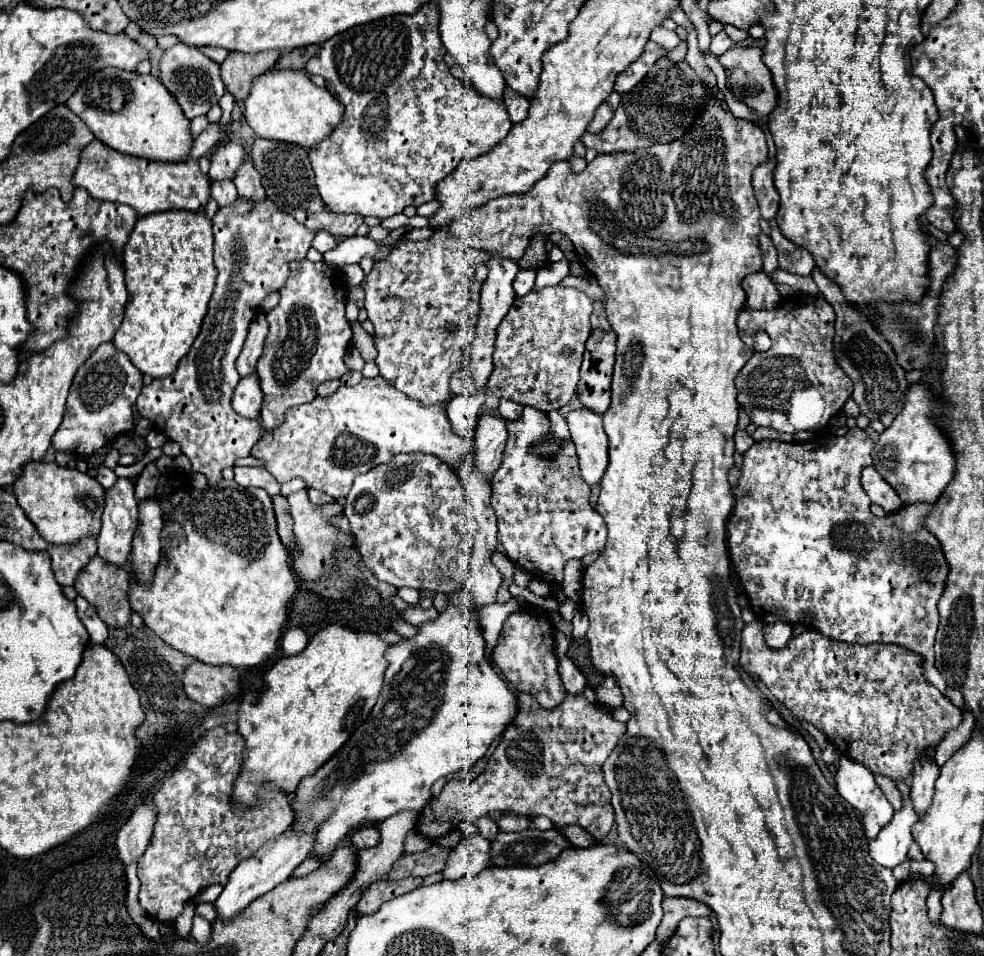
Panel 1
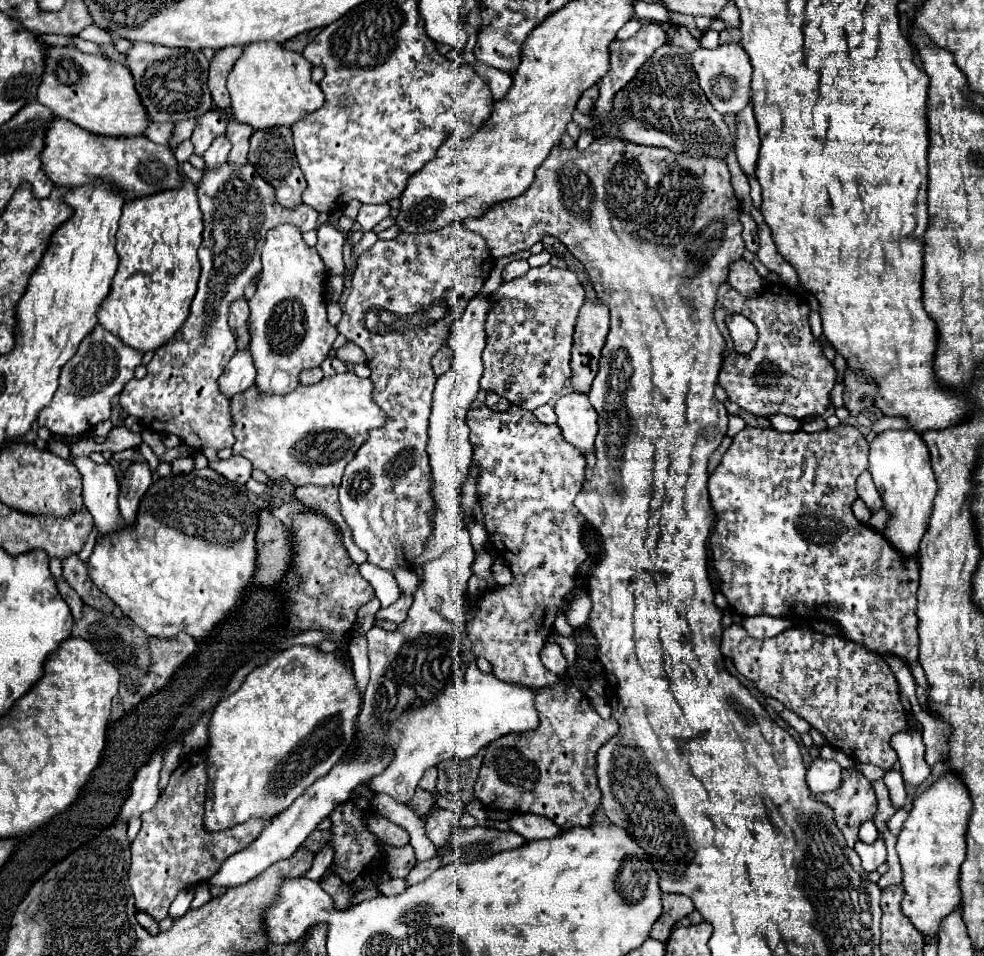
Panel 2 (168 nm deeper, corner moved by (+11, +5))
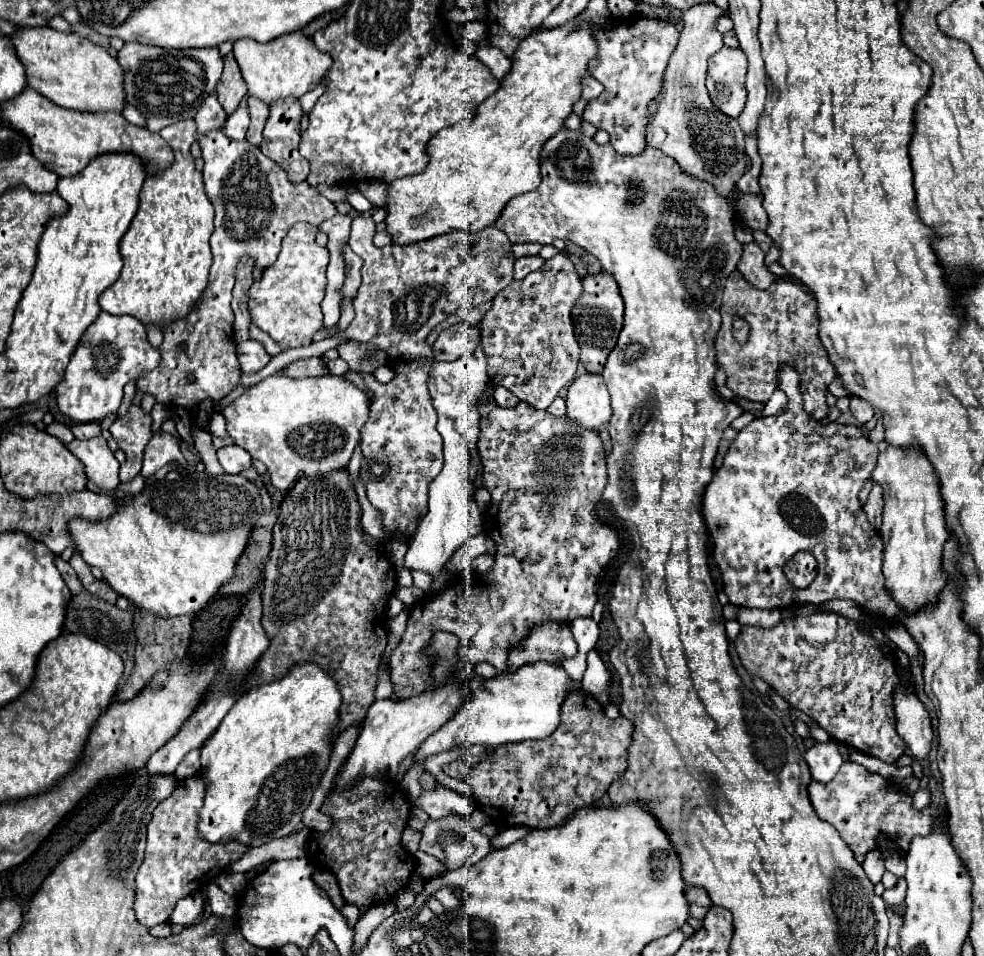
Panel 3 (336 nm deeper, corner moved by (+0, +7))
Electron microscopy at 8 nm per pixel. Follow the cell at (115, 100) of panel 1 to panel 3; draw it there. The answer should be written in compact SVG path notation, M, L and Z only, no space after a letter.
M22 27L12 43L26 67L28 85L56 105L72 111L88 113L120 113L124 111L124 71L106 47L96 45L76 33L60 33L52 27Z

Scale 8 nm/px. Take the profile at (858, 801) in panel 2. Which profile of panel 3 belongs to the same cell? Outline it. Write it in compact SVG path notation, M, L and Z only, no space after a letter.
M844 763L836 775L834 781L830 783L816 783L812 781L808 785L808 793L810 793L810 801L812 807L816 809L818 817L832 823L840 835L844 837L844 841L852 847L852 851L856 853L856 859L862 863L866 853L870 849L876 847L874 839L880 833L886 833L898 851L906 851L908 843L914 835L928 835L932 819L940 813L944 813L944 809L940 807L926 807L922 811L914 811L912 809L912 799L908 799L908 795L900 795L900 791L896 791L896 785L890 783L888 779L870 773L868 769L864 769L858 763Z

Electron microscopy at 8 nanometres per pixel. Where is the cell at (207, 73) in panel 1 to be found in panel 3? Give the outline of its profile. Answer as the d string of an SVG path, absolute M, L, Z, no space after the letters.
M126 43L120 53L118 61L124 67L124 83L128 103L134 105L148 121L150 131L160 131L166 125L192 119L204 99L212 95L216 83L222 75L222 57L218 49L162 49L150 47L142 43Z

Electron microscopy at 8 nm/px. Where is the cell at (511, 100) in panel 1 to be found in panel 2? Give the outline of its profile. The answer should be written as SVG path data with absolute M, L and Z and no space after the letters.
M477 61L477 65L473 65L473 69L483 81L487 81L495 99L501 99L509 91L509 85L511 85L511 75L509 73L505 73L501 69L487 67L487 65L481 65L481 61Z

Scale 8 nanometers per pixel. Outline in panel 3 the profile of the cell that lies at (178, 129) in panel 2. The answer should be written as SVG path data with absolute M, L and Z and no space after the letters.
M194 119L168 125L160 135L172 147L176 161L168 171L146 179L140 191L138 213L120 243L124 259L122 273L118 281L100 295L100 307L110 315L132 315L146 327L154 325L166 331L196 307L196 301L208 285L212 265L208 239L214 229L214 211L204 193L202 173L196 171L194 157L190 155L190 145L196 141Z

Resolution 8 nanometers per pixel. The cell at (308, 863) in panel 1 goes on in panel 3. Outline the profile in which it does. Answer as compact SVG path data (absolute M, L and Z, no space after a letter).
M406 827L404 833L402 833L402 845L404 845L410 853L416 853L416 851L418 851L418 843L420 843L420 833L414 831L412 827Z

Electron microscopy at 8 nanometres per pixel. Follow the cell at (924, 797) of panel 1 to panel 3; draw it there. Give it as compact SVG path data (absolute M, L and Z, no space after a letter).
M898 687L896 689L896 729L898 735L908 745L914 759L924 759L934 741L934 731L930 723L930 715L924 705L918 701L912 687Z

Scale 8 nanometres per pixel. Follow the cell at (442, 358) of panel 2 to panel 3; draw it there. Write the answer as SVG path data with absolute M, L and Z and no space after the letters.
M458 323L442 331L432 349L438 361L456 361L464 355L472 355L478 343L480 343L480 329L470 323Z

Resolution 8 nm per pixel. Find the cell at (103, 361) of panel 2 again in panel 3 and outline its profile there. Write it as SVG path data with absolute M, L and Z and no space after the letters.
M102 311L96 317L96 321L88 327L88 331L84 333L82 345L72 355L72 359L70 359L70 363L66 367L66 375L64 375L62 383L56 387L58 409L72 423L100 423L104 417L118 411L118 407L120 407L120 403L124 399L124 385L128 381L136 381L140 375L156 369L158 365L160 365L160 351L154 349L148 343L146 329L138 319L132 319L128 315L116 317L116 315L110 315L110 313Z

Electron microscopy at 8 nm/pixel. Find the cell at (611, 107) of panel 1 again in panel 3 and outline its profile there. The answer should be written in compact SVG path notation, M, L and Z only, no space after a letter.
M586 77L584 79L584 87L582 87L582 99L590 101L590 99L596 99L600 93L604 91L602 83L598 83L594 77Z

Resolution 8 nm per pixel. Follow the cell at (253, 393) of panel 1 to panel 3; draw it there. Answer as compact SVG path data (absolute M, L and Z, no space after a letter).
M250 339L250 341L244 341L238 345L238 361L240 361L240 369L242 373L258 373L260 369L266 367L266 363L270 361L272 357L264 351L264 347Z

